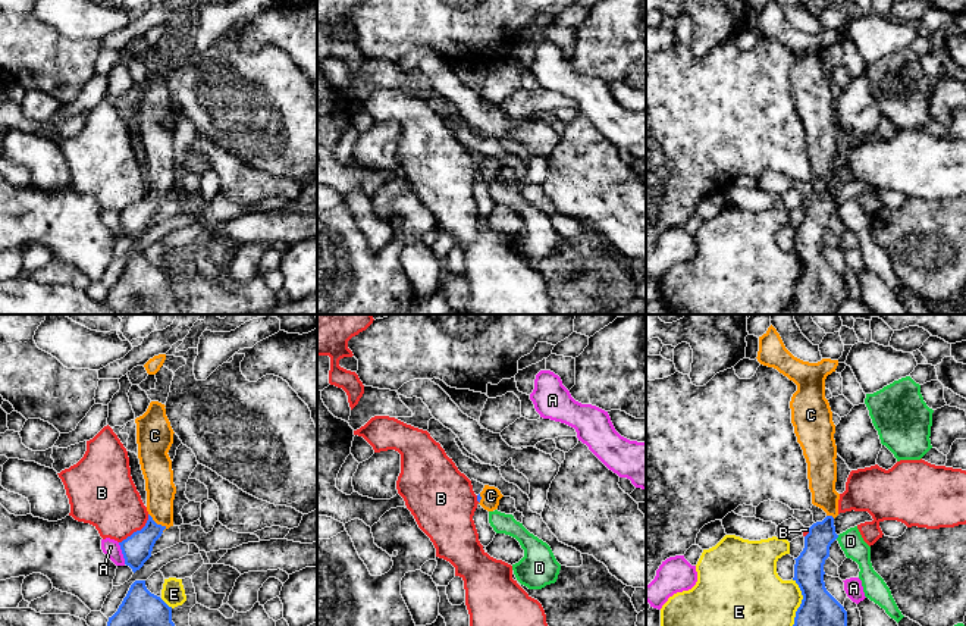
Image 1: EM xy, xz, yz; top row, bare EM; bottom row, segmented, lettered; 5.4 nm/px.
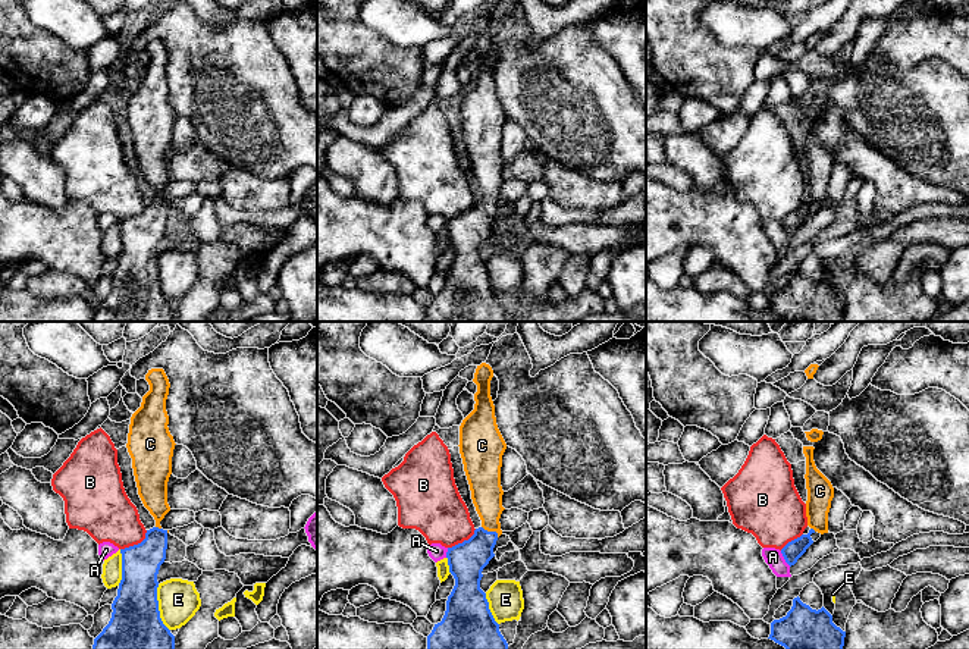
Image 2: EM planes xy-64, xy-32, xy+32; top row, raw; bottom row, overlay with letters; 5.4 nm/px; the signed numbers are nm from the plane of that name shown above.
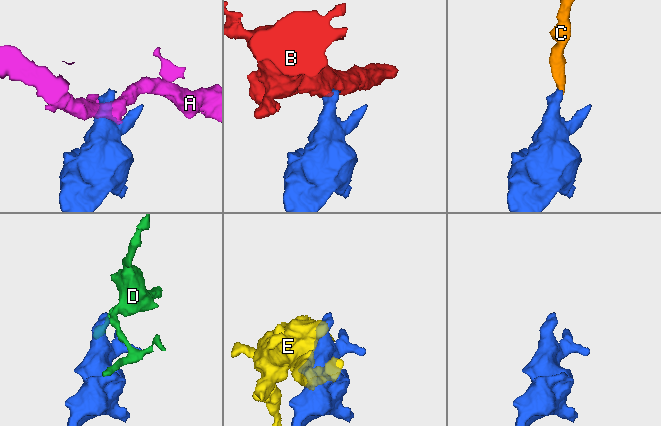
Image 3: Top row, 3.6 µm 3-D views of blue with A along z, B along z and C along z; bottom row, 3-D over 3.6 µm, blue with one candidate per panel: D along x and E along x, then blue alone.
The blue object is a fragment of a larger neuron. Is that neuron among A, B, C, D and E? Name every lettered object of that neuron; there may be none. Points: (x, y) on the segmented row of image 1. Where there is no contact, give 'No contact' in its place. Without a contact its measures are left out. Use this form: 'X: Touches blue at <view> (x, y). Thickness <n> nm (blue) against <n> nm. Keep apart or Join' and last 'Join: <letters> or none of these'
A: Touches blue at xy (122, 553). Thickness 160 nm (blue) against 90 nm. Keep apart
B: Touches blue at xy (137, 531). Thickness 160 nm (blue) against 340 nm. Keep apart
C: Touches blue at xy (156, 523). Thickness 160 nm (blue) against 160 nm. Join
D: Touches blue at yz (837, 537). Thickness 160 nm (blue) against 130 nm. Keep apart
E: Touches blue at yz (802, 603). Thickness 200 nm (blue) against 320 nm. Keep apart
Join: C

